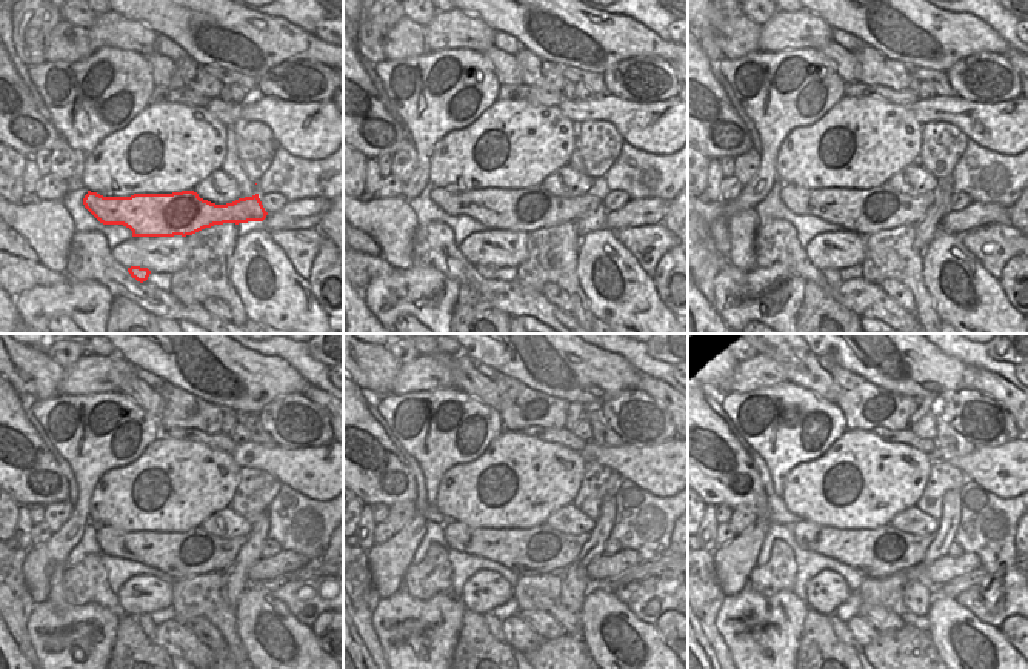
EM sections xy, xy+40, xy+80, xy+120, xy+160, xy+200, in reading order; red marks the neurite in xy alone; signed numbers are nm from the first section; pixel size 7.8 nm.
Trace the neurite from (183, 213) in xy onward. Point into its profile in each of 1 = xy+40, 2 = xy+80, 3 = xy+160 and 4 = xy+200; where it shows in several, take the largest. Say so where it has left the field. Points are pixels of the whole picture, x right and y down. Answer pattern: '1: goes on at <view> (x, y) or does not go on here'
1: goes on at xy+40 (533, 208)
2: goes on at xy+80 (865, 213)
3: goes on at xy+160 (542, 549)
4: goes on at xy+200 (881, 552)

